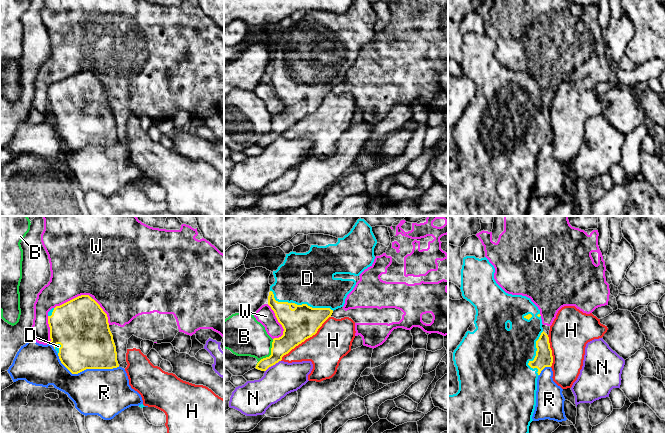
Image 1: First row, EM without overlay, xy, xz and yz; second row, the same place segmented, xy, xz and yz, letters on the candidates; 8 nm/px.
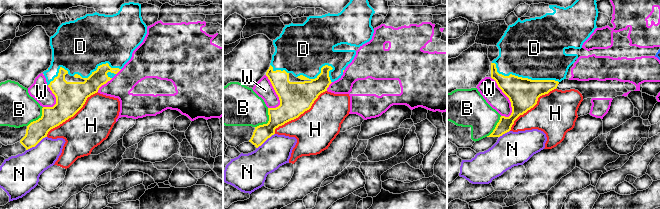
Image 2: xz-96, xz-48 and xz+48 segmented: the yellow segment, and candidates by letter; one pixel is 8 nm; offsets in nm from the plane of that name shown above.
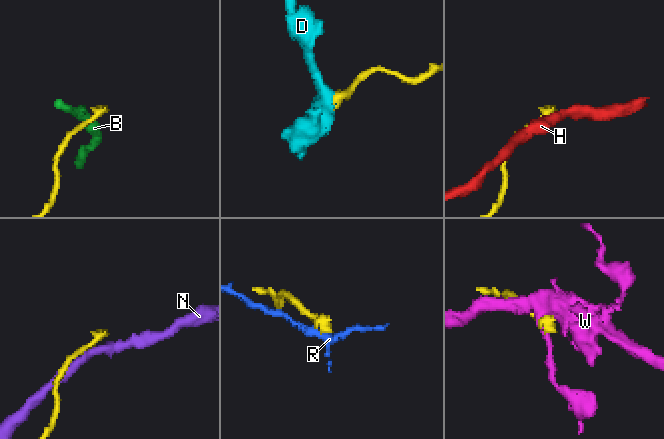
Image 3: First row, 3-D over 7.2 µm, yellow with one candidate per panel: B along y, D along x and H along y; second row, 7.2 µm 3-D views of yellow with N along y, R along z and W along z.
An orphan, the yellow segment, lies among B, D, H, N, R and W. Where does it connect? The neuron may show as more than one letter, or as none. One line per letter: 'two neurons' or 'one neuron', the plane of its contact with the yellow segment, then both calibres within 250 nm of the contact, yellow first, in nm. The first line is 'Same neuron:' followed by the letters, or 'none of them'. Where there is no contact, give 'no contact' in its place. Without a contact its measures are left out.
Same neuron: D
B: two neurons; meets yellow in xz; 180 nm thick on the yellow side, 300 nm on the other
D: one neuron; meets yellow in yz; 140 nm thick on the yellow side, 420 nm on the other
H: two neurons; meets yellow in xz; 260 nm thick on the yellow side, 300 nm on the other
N: two neurons; meets yellow in xz; 150 nm thick on the yellow side, 260 nm on the other
R: two neurons; meets yellow in xy; 420 nm thick on the yellow side, 380 nm on the other
W: two neurons; meets yellow in xz; 260 nm thick on the yellow side, 150 nm on the other

